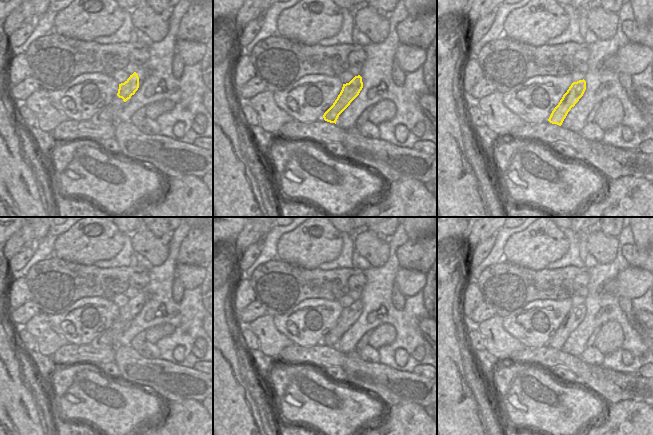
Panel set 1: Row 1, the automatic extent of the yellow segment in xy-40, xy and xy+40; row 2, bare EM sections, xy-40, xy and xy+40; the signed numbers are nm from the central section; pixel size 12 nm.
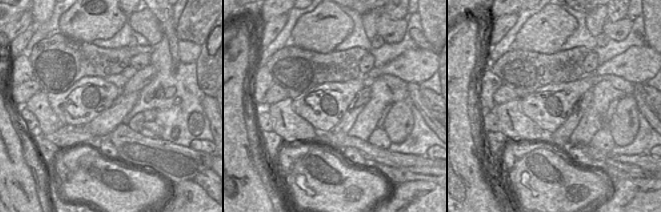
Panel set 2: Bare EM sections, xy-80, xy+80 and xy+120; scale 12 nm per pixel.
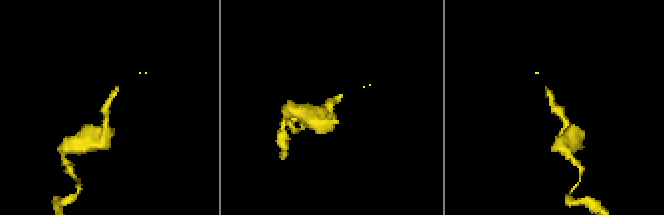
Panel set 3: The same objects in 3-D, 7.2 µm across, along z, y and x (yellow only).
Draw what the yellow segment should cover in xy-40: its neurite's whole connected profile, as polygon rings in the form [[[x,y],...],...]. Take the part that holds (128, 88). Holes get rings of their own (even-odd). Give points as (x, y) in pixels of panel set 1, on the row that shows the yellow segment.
[[[134,72],[130,77],[124,82],[119,84],[119,89],[117,96],[122,98],[124,102],[131,98],[132,95],[139,88],[139,77],[136,72]]]

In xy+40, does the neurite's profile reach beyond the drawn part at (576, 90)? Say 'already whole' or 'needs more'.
already whole

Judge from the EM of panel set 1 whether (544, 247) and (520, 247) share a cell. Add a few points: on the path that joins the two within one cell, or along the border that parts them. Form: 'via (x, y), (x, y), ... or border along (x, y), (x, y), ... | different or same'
via (538, 244), (533, 247), (526, 247) | same

